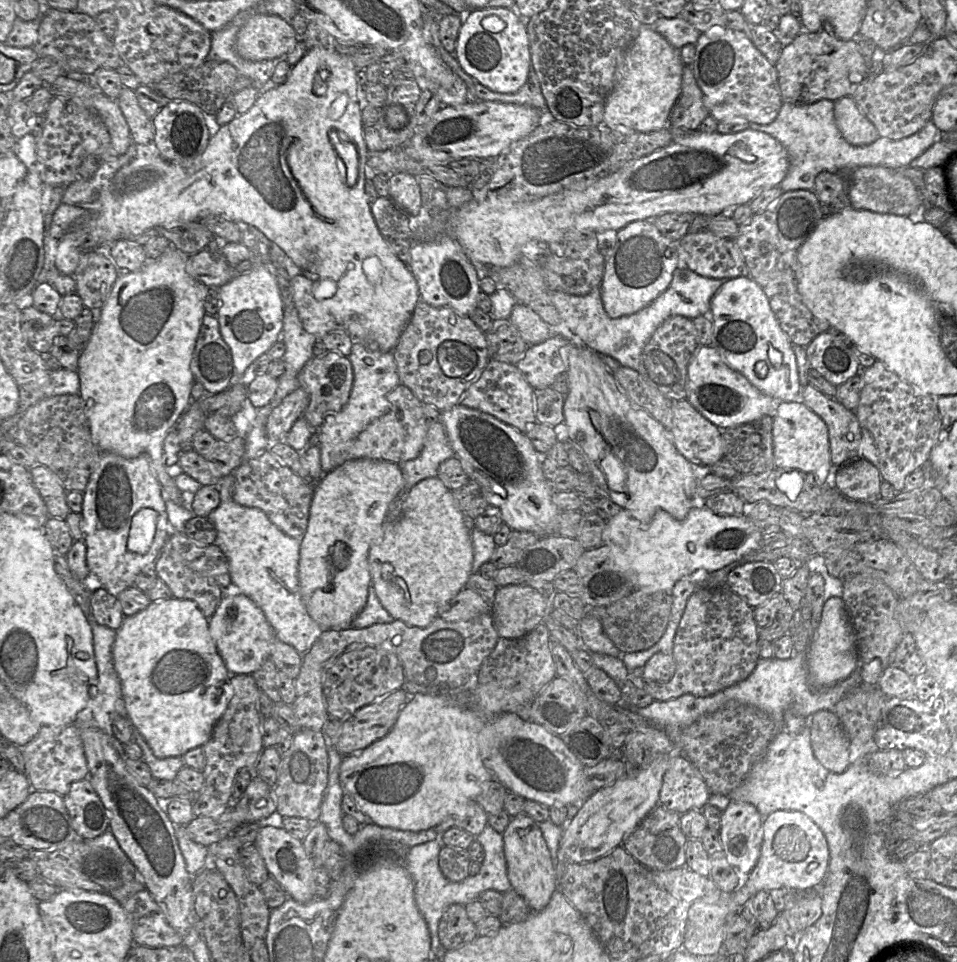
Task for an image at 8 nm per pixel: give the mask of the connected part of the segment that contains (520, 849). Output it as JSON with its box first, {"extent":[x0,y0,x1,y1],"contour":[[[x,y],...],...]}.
{"extent":[502,814,559,912],"contour":[[[520,814],[511,819],[502,835],[508,878],[513,890],[525,899],[533,912],[544,910],[559,888],[555,866],[539,823],[527,814]]]}

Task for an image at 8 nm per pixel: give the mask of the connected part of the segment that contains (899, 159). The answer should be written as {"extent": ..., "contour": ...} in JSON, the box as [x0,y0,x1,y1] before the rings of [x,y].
{"extent":[749,99,939,192],"contour":[[[822,99],[808,105],[783,102],[775,120],[766,125],[750,123],[749,128],[766,133],[780,142],[789,157],[789,169],[778,185],[783,192],[813,190],[816,176],[822,171],[833,174],[850,173],[862,166],[885,166],[904,169],[923,154],[939,138],[939,130],[932,120],[915,134],[902,139],[879,137],[867,146],[855,146],[841,135],[834,117],[834,101]]]}

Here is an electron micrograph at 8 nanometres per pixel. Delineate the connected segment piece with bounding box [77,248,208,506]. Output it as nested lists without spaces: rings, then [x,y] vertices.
[[[171,248],[156,259],[147,259],[136,271],[119,272],[108,299],[100,311],[96,311],[92,335],[80,354],[77,369],[79,395],[85,403],[91,436],[98,448],[102,452],[115,453],[127,459],[146,455],[152,473],[168,499],[182,506],[181,491],[165,471],[163,444],[167,434],[176,427],[192,402],[194,376],[190,363],[206,314],[204,300],[208,289],[186,272],[188,256]]]

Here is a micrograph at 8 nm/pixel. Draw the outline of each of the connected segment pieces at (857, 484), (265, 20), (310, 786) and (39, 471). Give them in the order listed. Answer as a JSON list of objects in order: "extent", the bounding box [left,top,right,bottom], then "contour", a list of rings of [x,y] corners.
[{"extent":[836,458,882,503],"contour":[[[864,458],[843,465],[836,474],[836,489],[845,497],[864,503],[880,499],[882,476],[880,470]]]},{"extent":[236,14,298,60],"contour":[[[255,14],[238,32],[236,50],[247,60],[284,58],[298,41],[293,27],[277,15]]]},{"extent":[272,729,329,822],"contour":[[[302,729],[293,736],[293,741],[284,754],[276,782],[272,785],[276,811],[283,817],[300,817],[317,822],[328,785],[329,756],[327,738],[322,731]]]},{"extent":[30,465,71,520],"contour":[[[43,465],[30,469],[33,483],[46,504],[50,517],[65,520],[71,512],[66,502],[66,489],[55,473]]]}]

